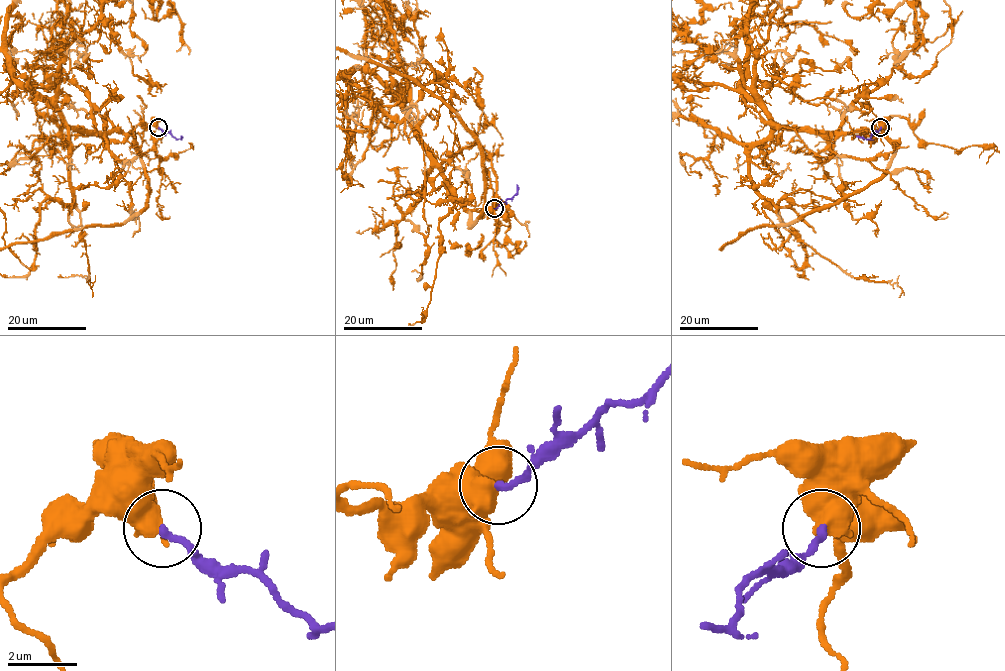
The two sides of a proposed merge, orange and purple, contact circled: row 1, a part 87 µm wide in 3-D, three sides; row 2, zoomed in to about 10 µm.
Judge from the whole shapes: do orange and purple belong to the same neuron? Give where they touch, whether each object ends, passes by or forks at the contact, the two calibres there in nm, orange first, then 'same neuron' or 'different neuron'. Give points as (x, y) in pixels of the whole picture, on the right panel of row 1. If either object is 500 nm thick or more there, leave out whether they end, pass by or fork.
place (880, 127); calibres 700 and 200 nm; same neuron

